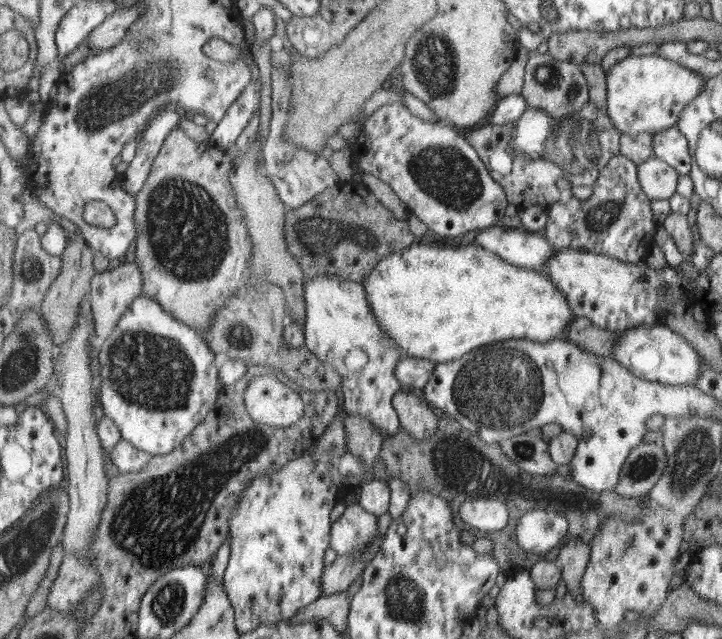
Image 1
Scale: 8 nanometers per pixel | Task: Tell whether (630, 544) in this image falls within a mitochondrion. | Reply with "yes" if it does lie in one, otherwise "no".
yes

